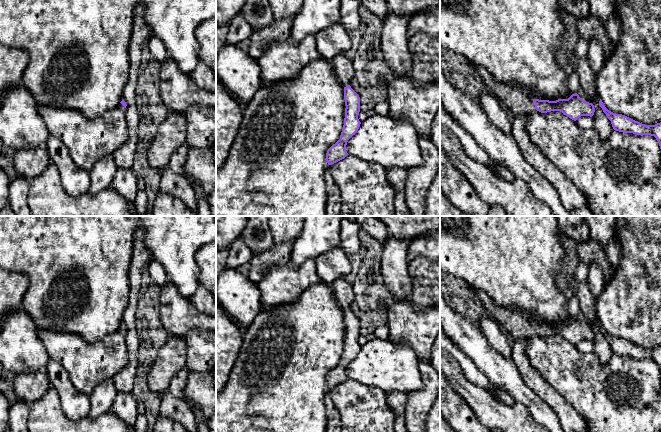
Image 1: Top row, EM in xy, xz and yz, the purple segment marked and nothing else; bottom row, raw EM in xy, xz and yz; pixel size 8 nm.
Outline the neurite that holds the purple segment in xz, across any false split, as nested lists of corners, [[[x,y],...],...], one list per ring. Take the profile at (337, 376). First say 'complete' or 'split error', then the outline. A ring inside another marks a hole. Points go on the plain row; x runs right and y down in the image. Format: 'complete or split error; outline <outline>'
split error; outline [[[340,278],[335,280],[331,284],[331,287],[339,306],[344,311],[346,332],[340,363],[333,368],[326,377],[326,385],[328,389],[332,389],[348,379],[346,375],[347,366],[353,359],[355,359],[361,348],[358,343],[360,336],[360,321],[349,309],[350,304],[354,301],[352,286],[345,280],[345,278]]]

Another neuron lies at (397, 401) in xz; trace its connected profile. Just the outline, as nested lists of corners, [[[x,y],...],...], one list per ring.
[[[394,391],[387,393],[386,397],[388,405],[395,416],[398,417],[404,415],[408,400],[407,394]]]

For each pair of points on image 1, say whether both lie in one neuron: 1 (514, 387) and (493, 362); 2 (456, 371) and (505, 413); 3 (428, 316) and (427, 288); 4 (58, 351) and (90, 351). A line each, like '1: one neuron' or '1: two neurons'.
1: one neuron
2: one neuron
3: two neurons
4: one neuron

